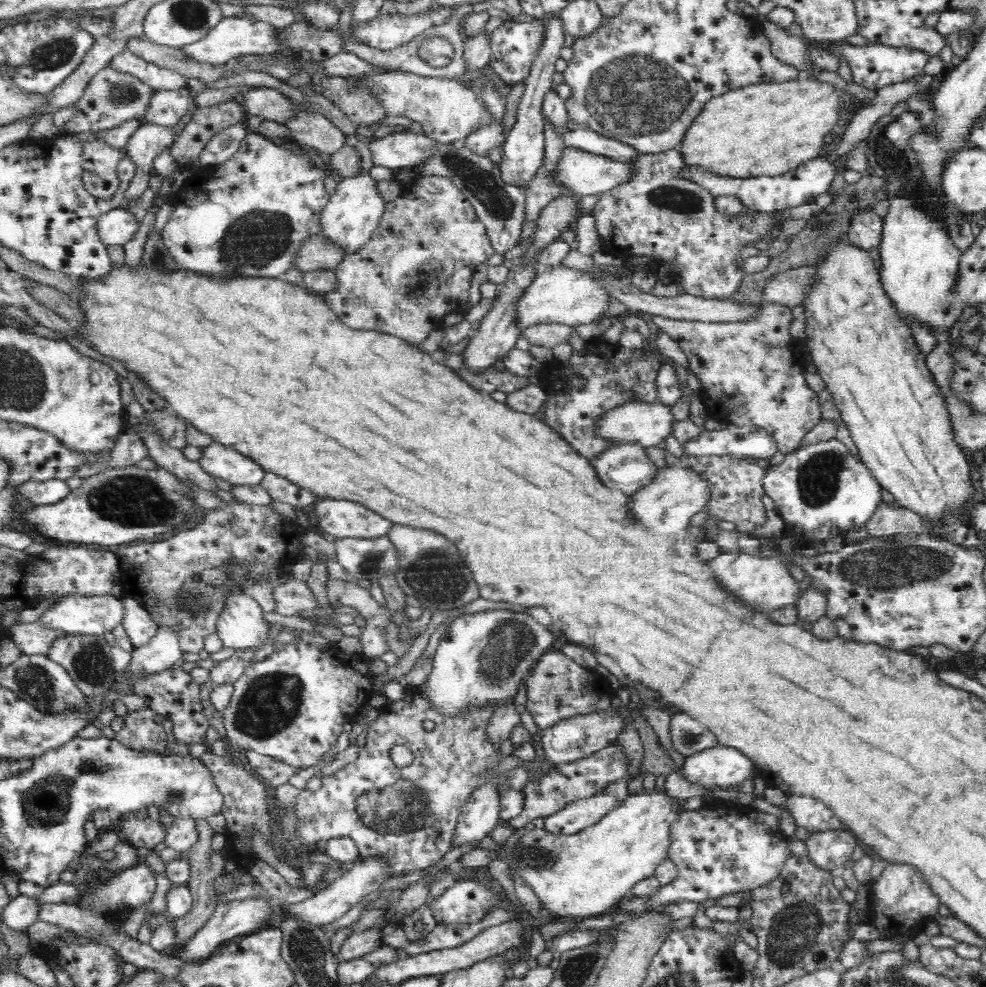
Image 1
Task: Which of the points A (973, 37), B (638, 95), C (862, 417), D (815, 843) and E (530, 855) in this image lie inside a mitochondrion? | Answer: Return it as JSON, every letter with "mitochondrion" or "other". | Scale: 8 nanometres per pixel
{"A":"other","B":"mitochondrion","C":"other","D":"other","E":"mitochondrion"}

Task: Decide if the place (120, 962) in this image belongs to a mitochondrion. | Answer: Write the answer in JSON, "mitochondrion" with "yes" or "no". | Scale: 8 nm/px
{"mitochondrion":"no"}

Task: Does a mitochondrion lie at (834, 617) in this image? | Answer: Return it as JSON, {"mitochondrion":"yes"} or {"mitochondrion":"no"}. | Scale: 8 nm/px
{"mitochondrion":"no"}

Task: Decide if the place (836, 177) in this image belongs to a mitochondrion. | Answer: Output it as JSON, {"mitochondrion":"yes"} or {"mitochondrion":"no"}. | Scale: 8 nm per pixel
{"mitochondrion":"no"}

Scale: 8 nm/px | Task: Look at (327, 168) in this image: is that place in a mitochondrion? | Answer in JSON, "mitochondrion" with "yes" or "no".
{"mitochondrion":"no"}

